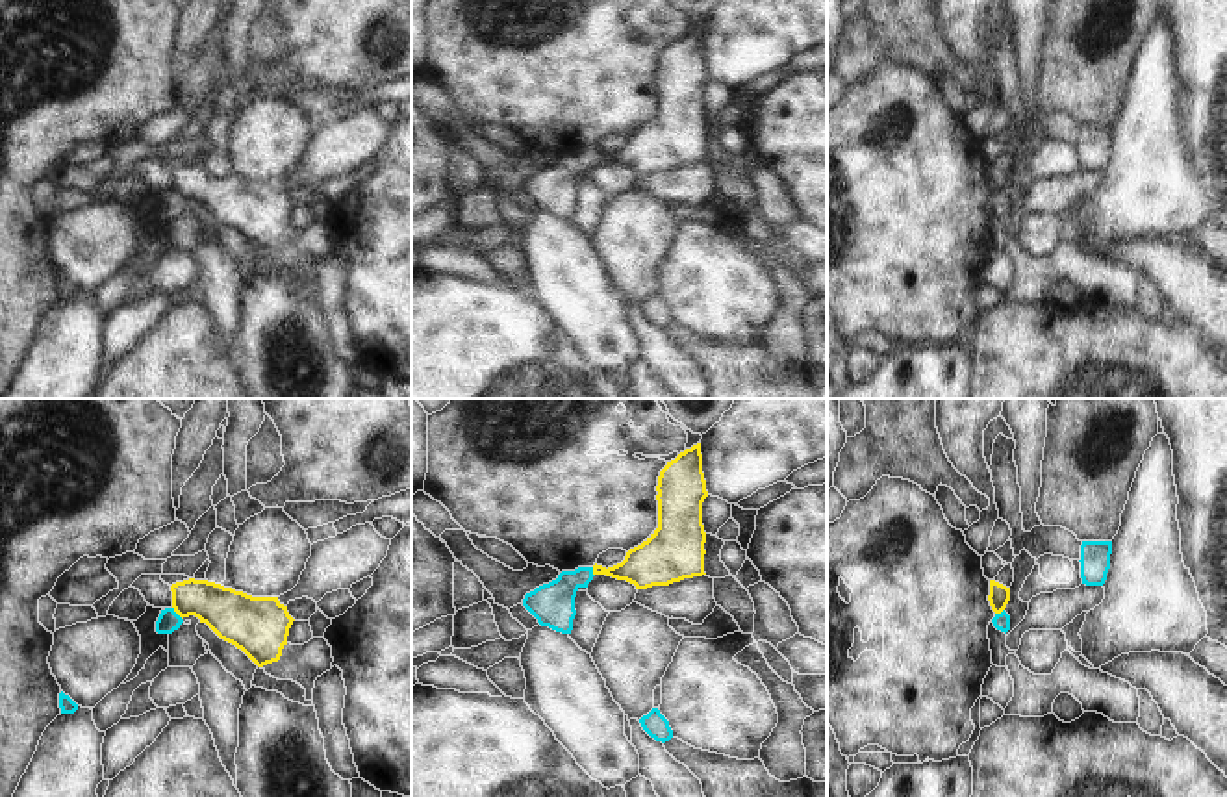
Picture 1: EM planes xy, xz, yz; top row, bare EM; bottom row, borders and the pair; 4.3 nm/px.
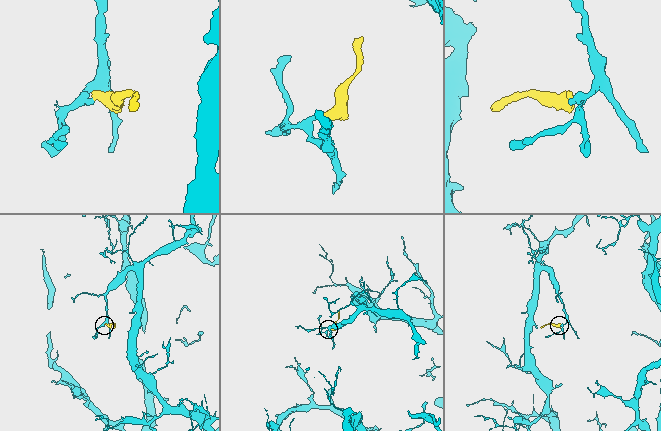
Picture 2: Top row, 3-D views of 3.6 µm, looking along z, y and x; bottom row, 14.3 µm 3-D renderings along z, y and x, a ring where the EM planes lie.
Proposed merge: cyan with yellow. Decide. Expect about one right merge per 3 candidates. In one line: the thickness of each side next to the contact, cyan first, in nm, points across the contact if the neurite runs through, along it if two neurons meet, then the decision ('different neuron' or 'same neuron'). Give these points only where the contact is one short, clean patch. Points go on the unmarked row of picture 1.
90 nm thick on the cyan side, 220 nm on the other; border along xy (173, 191), (182, 204); different neuron

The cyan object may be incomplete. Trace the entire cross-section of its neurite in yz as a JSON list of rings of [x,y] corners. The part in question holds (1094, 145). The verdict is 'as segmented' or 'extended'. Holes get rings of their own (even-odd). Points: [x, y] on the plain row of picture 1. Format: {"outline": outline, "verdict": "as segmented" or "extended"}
{"outline": [[[1082,126],[1081,163],[1086,171],[1103,171],[1110,154],[1112,126]]], "verdict": "as segmented"}

